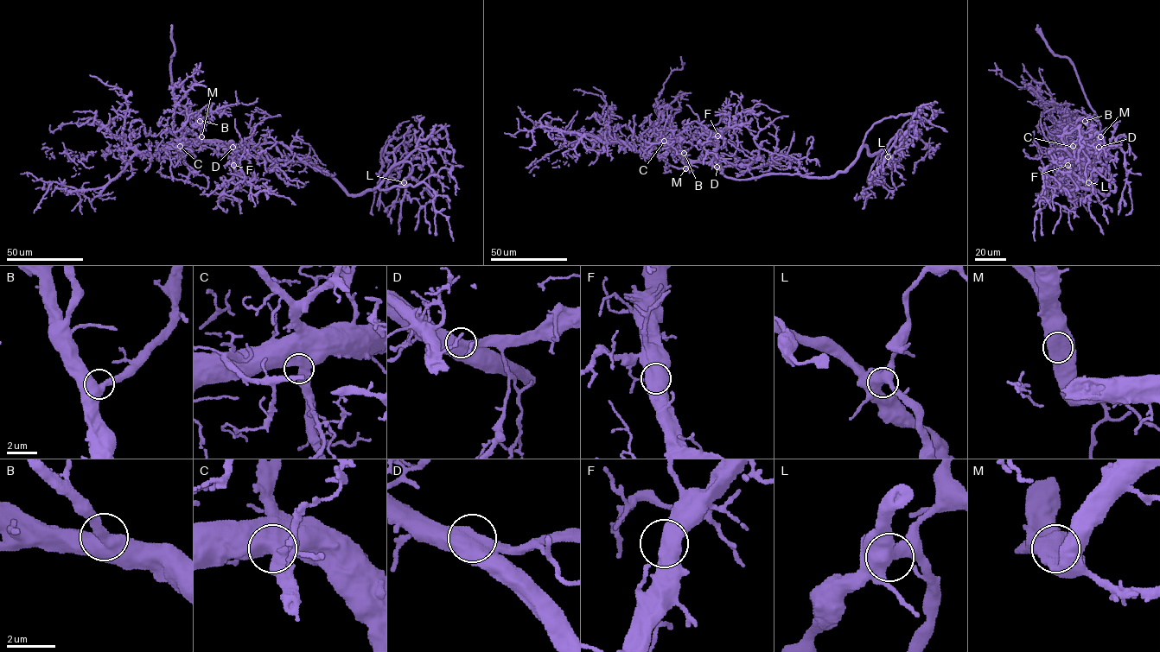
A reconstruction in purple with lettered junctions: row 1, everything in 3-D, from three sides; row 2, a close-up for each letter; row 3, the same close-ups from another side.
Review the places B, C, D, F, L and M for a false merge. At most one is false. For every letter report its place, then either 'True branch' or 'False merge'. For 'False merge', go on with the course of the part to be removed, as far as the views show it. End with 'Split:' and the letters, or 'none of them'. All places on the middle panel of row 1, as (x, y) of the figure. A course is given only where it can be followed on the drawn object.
B: Place: (684, 153). True branch
C: Place: (664, 141). True branch
D: Place: (717, 167). True branch
F: Place: (717, 136). True branch
L: Place: (888, 156). True branch
M: Place: (685, 168). True branch
Split: none of them

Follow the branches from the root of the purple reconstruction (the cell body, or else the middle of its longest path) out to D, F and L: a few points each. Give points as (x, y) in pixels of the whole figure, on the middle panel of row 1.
D: (742, 179), (728, 178), (717, 167)
F: (742, 179), (726, 177), (710, 163), (715, 154), (717, 136)
L: (742, 179), (780, 174), (831, 177), (844, 171), (863, 147), (875, 155), (895, 134), (888, 156)

